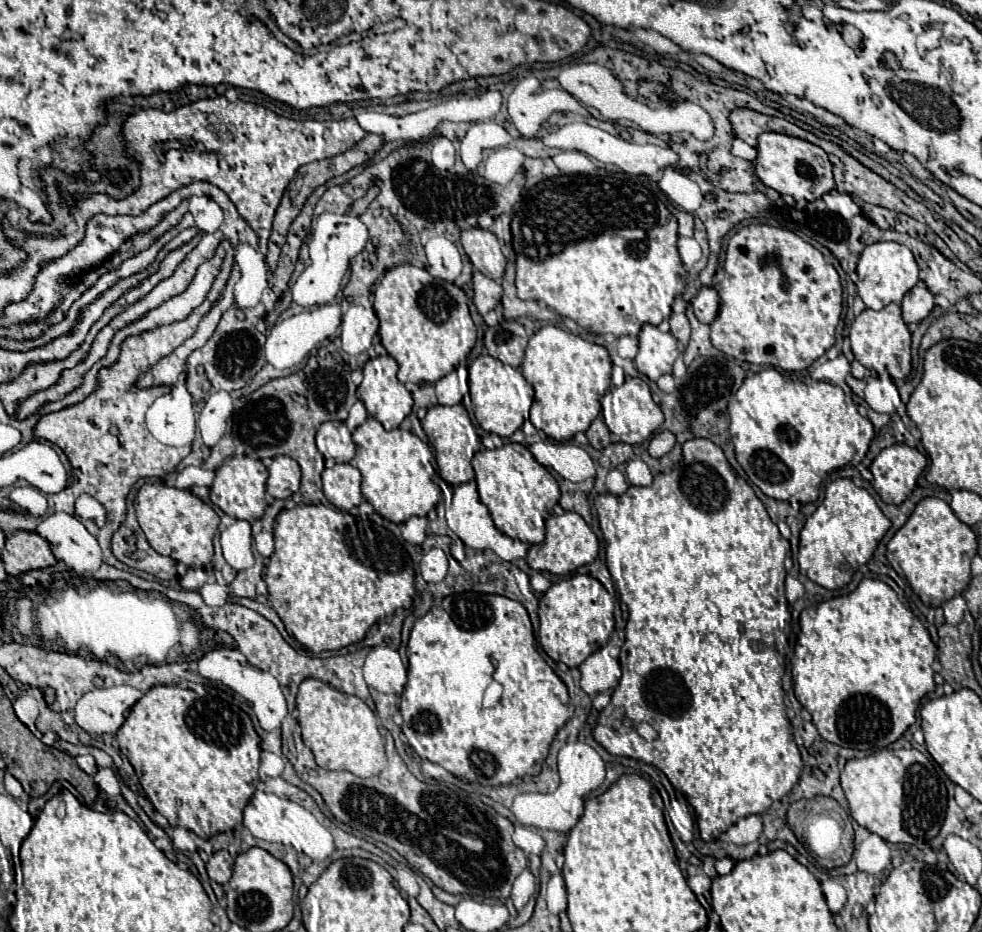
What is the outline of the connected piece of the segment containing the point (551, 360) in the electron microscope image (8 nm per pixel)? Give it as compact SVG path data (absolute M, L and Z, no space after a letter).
M554 325L538 329L530 337L522 361L522 375L534 387L536 395L530 420L523 423L521 430L527 436L544 431L554 441L570 441L578 431L586 431L602 411L600 399L610 387L610 371L612 361L606 347L584 341Z

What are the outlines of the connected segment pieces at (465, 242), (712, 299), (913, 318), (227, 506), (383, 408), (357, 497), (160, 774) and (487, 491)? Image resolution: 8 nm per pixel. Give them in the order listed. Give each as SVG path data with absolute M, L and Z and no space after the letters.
M478 227L464 229L460 243L464 247L464 253L472 261L474 269L478 269L480 273L484 273L486 277L494 281L500 281L504 277L506 257L494 233L478 229Z
M702 287L698 291L698 295L692 299L692 307L694 313L698 317L700 323L710 325L718 313L718 305L720 305L720 297L712 287Z
M918 281L902 301L902 315L906 323L920 323L934 309L934 295L928 291L926 283Z
M232 457L224 465L216 469L216 479L210 487L210 499L216 507L220 507L228 517L254 521L264 515L266 509L266 491L264 483L268 477L268 469L262 461L250 459L250 457Z
M382 355L382 357L376 357L376 359L370 359L364 369L364 381L360 383L358 387L358 397L360 401L366 405L368 409L368 415L378 419L386 429L394 429L398 427L404 417L410 415L412 411L412 395L410 391L396 379L396 373L398 373L398 363L390 357L390 355Z
M352 463L334 465L332 469L324 469L322 473L326 499L342 511L350 511L364 501L360 493L360 481L362 475Z
M156 685L130 709L130 715L116 733L116 741L128 761L132 755L132 767L140 777L144 793L154 809L168 819L170 827L184 827L202 839L210 839L242 823L242 811L260 781L258 765L262 739L250 715L240 707L218 697L200 697L192 689Z
M506 443L500 449L482 449L474 455L472 467L476 471L476 485L482 503L490 509L494 525L512 539L528 545L544 541L544 521L552 515L560 501L560 489L550 471L540 465L528 447L520 443Z

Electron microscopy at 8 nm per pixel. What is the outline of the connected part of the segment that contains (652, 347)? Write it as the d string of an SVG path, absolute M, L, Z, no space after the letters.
M658 325L642 327L640 349L634 359L638 373L646 375L652 381L658 381L662 375L672 373L672 365L678 355L678 341L670 333L662 333Z

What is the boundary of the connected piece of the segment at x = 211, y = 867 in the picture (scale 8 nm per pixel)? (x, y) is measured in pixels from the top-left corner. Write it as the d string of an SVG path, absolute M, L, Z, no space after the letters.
M218 851L206 863L206 871L212 881L224 885L224 883L228 883L230 875L234 871L234 858L230 857L228 851Z

